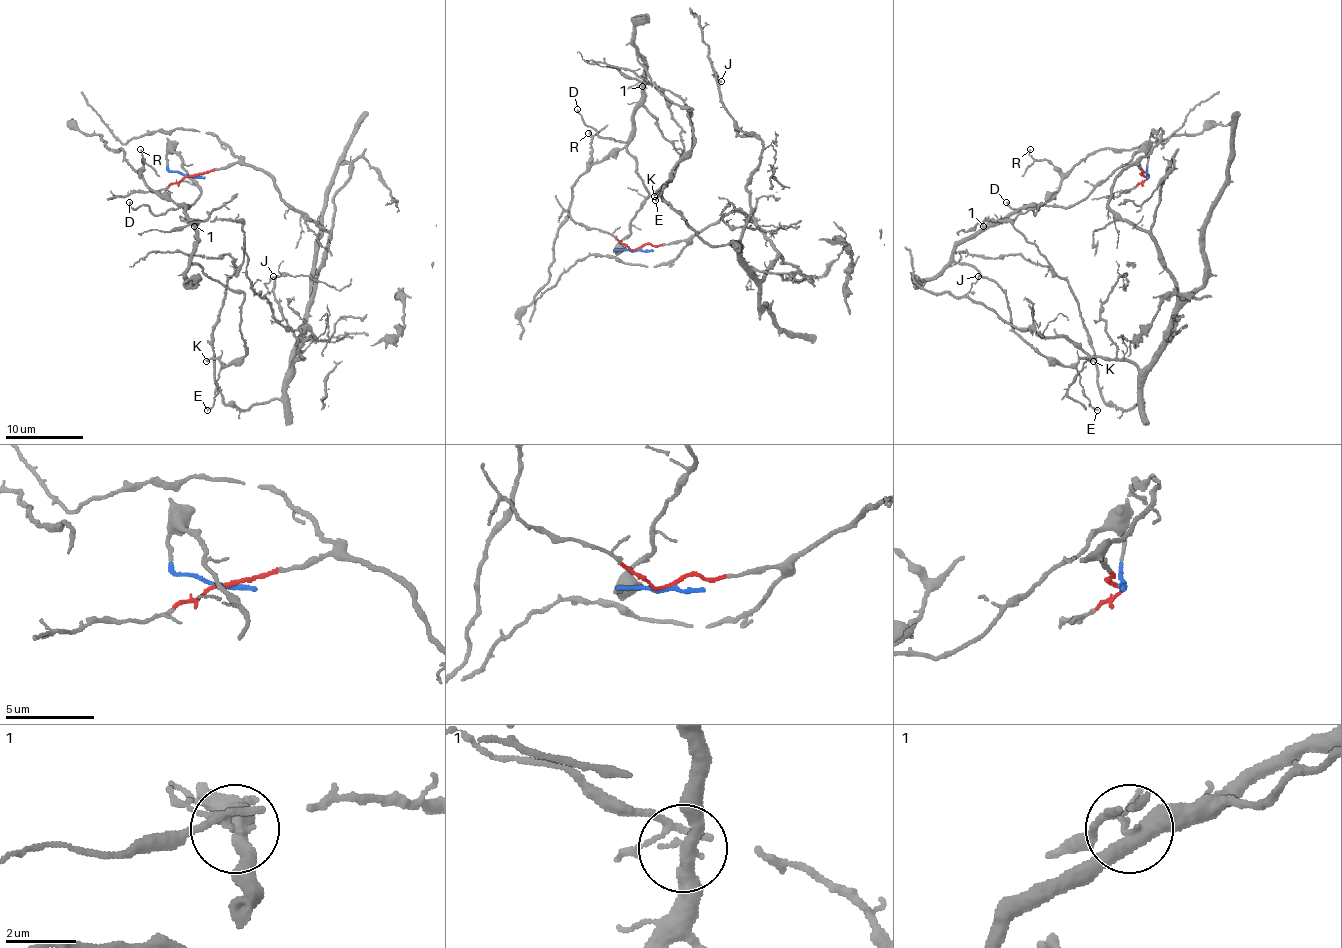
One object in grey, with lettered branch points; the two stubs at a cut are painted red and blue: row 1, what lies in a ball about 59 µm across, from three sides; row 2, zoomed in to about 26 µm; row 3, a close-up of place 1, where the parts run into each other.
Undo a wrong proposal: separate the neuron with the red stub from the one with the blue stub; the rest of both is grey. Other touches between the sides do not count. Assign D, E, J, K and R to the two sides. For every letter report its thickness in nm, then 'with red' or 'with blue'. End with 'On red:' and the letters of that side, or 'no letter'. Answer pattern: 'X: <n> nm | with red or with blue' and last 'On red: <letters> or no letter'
D: 160 nm | with blue
E: 140 nm | with blue
J: 130 nm | with red
K: 200 nm | with blue
R: 140 nm | with blue
On red: J

